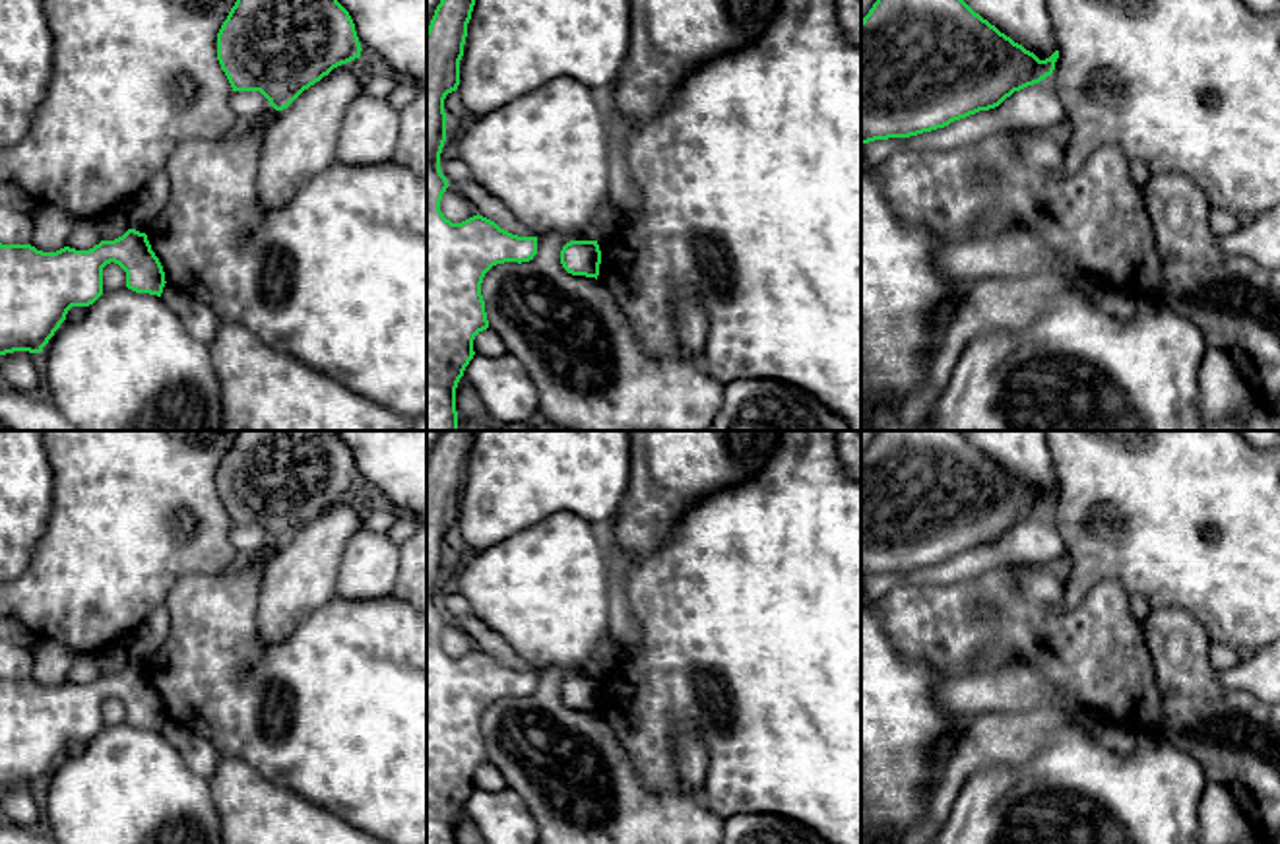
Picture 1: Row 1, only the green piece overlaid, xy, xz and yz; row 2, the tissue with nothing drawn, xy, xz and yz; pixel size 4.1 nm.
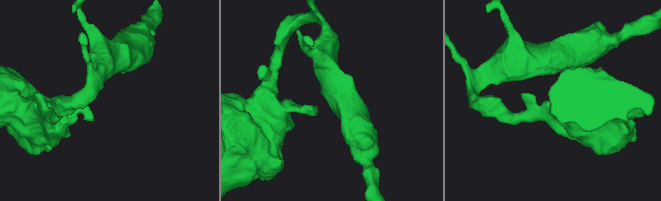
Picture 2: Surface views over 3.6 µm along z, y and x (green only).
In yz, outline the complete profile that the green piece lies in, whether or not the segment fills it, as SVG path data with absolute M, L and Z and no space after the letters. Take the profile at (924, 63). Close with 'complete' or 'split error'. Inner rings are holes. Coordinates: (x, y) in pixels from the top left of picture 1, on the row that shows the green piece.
M877 0L861 19L861 144L910 138L979 111L1053 74L1059 50L1040 60L964 0Z; complete

